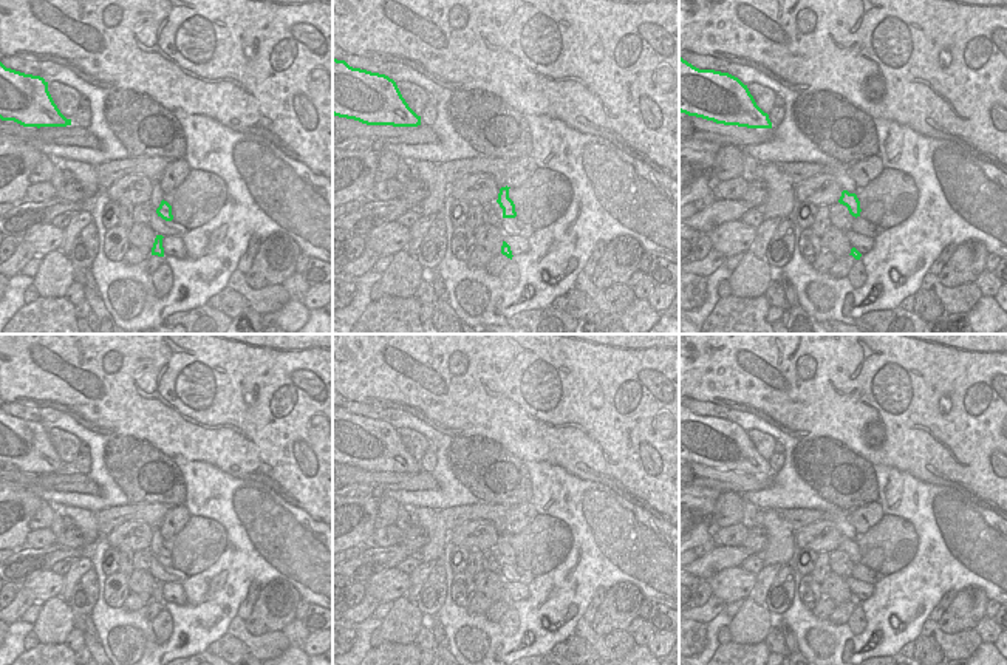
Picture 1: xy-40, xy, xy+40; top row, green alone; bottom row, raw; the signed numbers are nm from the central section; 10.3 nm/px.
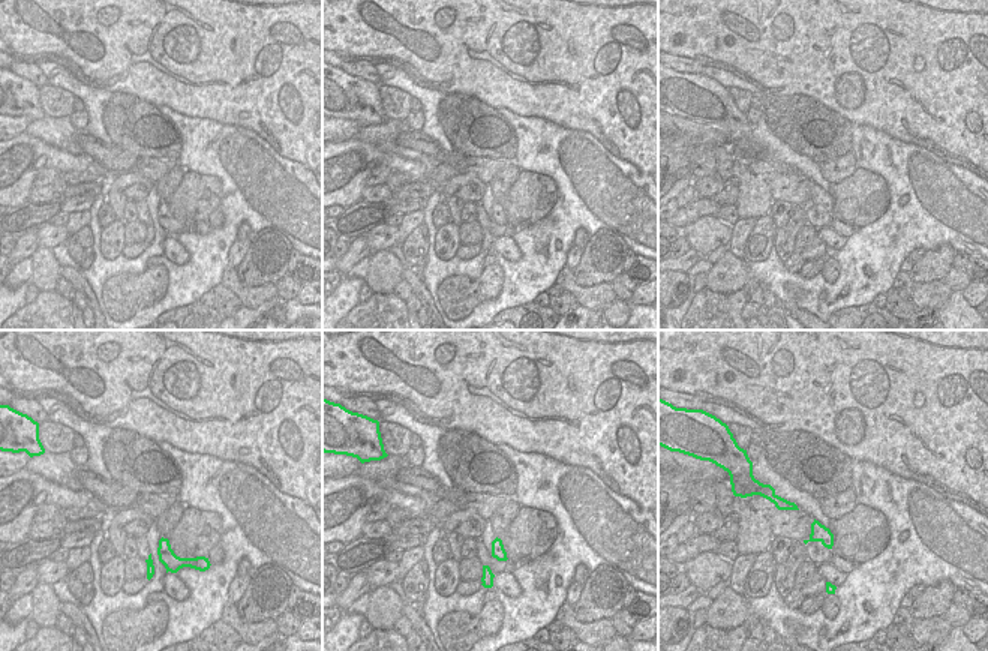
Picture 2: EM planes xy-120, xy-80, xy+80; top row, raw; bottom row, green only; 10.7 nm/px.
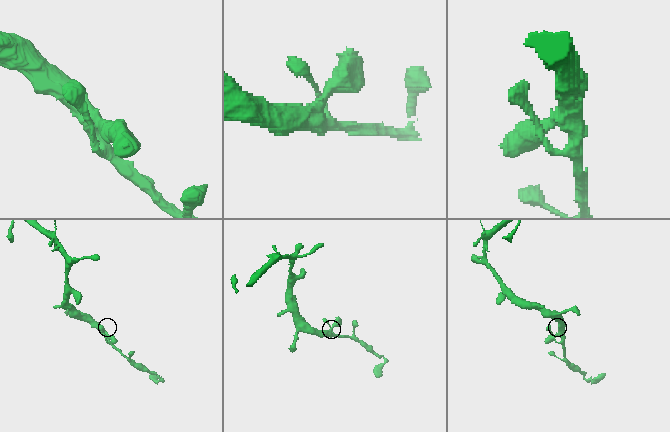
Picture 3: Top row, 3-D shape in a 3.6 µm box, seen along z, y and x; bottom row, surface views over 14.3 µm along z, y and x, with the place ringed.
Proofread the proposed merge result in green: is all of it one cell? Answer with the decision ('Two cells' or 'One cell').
One cell

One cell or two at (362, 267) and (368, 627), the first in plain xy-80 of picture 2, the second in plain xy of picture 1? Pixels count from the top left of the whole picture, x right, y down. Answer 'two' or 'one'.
two

